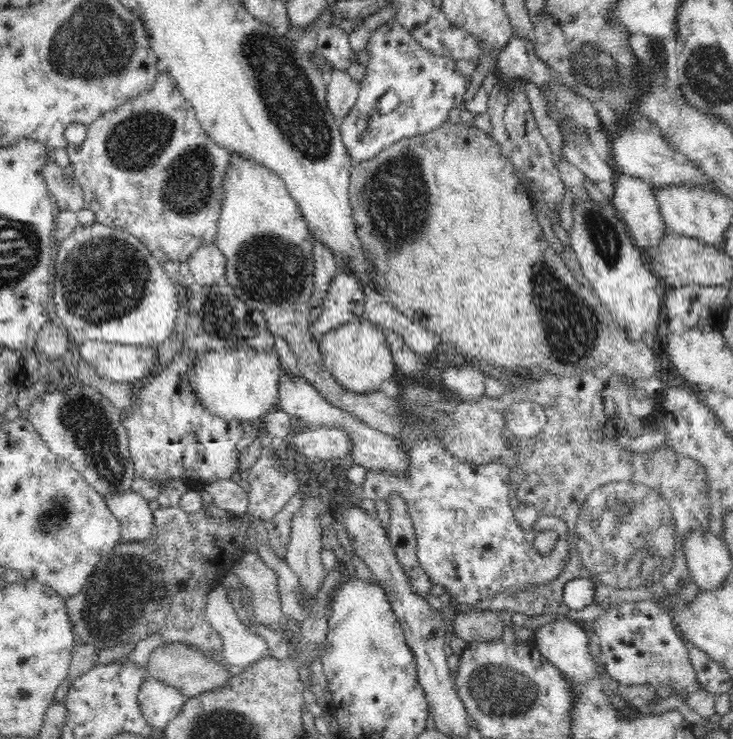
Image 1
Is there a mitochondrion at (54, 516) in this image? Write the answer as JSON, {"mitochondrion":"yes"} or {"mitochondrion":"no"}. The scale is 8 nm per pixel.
{"mitochondrion":"yes"}

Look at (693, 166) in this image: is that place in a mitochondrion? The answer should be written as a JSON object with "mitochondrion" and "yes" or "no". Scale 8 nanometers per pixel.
{"mitochondrion":"no"}

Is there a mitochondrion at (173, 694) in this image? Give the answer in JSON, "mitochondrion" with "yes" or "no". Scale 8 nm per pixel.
{"mitochondrion":"no"}

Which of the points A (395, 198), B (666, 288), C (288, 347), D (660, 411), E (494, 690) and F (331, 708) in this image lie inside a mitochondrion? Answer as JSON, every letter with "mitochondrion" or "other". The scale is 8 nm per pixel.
{"A":"mitochondrion","B":"other","C":"other","D":"other","E":"mitochondrion","F":"other"}

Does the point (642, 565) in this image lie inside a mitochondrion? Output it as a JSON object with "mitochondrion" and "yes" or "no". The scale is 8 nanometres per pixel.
{"mitochondrion":"yes"}

